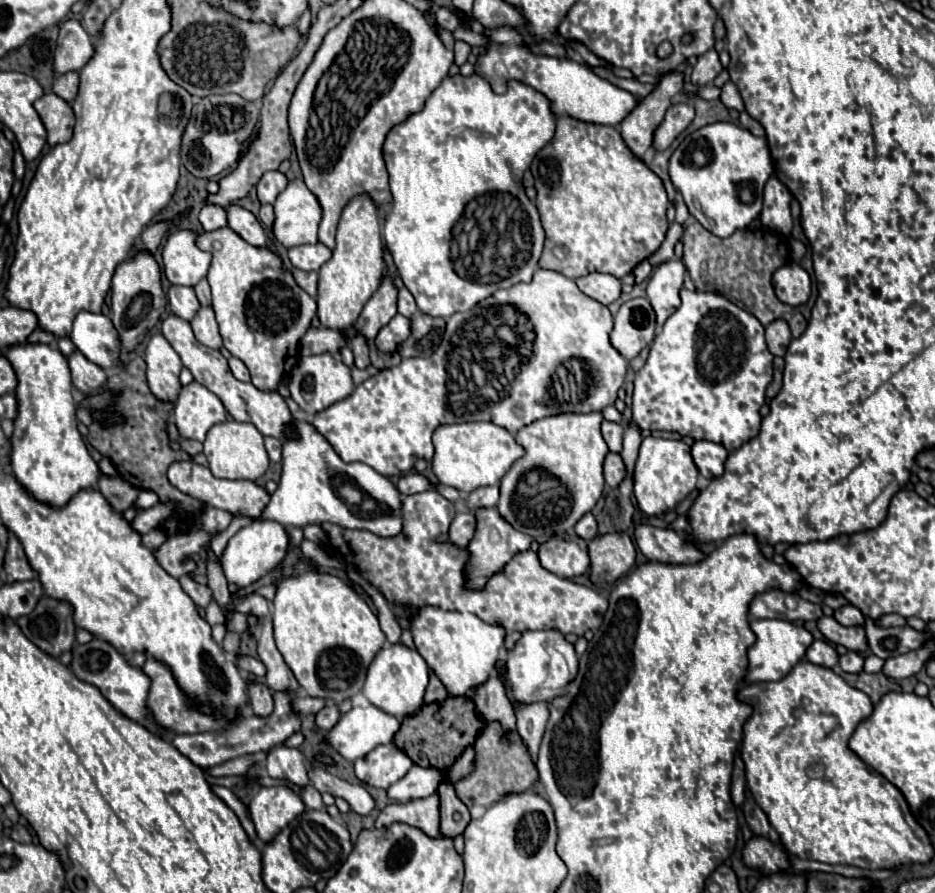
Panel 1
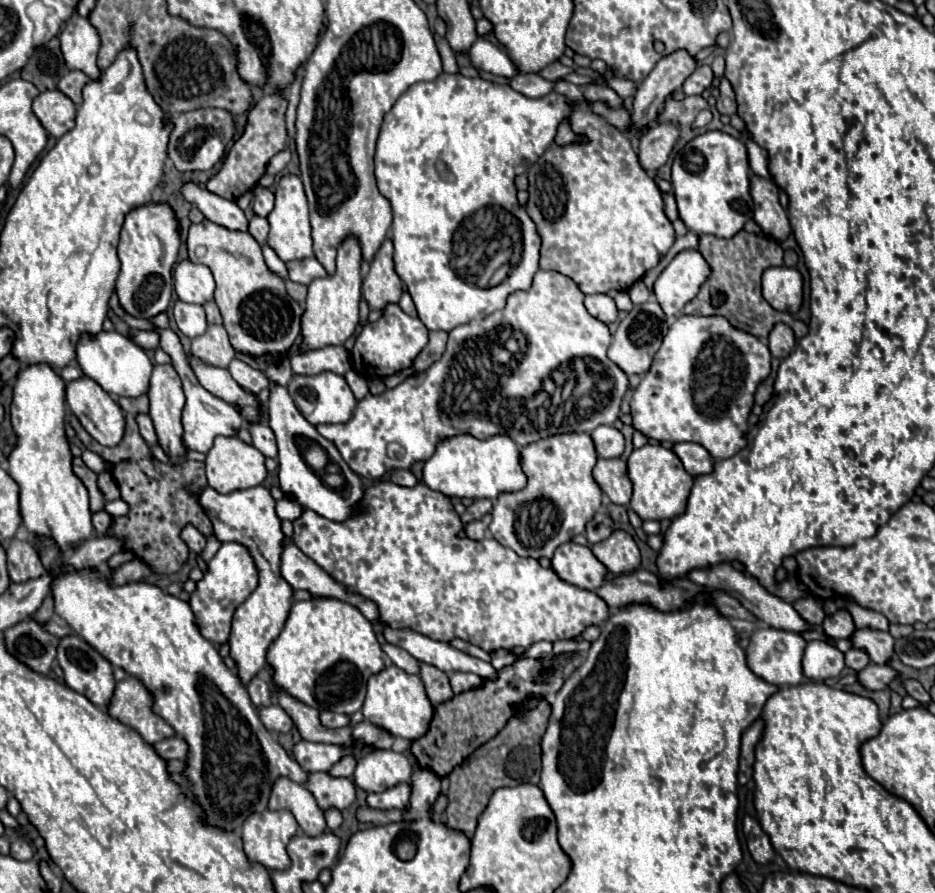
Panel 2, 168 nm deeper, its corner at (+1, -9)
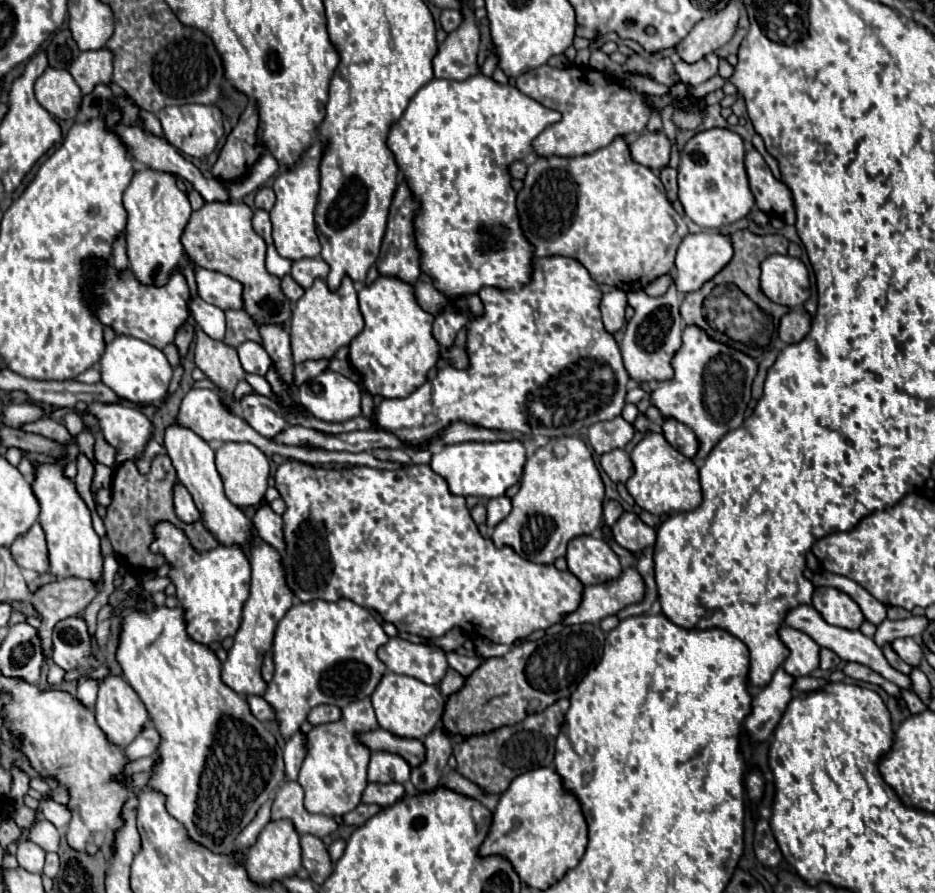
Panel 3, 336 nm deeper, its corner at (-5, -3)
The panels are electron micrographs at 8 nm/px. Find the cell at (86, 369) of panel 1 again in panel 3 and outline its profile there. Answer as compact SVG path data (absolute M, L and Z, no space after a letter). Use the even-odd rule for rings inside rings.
M94 402L88 412L100 420L104 438L116 448L116 464L138 458L150 438L154 436L154 424L136 408Z

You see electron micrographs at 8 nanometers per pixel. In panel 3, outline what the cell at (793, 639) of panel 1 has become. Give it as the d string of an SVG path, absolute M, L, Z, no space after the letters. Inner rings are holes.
M784 626L780 630L780 638L790 648L790 656L784 662L784 670L790 676L794 676L794 678L808 676L812 670L818 668L820 646L808 634L802 634L800 630Z

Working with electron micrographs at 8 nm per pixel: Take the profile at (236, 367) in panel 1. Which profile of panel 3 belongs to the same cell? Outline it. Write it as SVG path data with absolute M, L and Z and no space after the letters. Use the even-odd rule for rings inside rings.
M242 342L242 346L238 346L238 356L246 372L254 372L260 376L264 376L272 364L270 356L258 342Z

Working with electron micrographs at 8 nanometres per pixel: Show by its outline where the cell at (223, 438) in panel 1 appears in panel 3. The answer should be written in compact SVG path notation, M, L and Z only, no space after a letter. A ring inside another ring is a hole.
M224 442L216 450L216 468L222 476L224 490L228 500L238 508L252 508L258 502L262 502L264 492L268 488L268 476L270 476L270 460L268 456L256 448L250 442Z

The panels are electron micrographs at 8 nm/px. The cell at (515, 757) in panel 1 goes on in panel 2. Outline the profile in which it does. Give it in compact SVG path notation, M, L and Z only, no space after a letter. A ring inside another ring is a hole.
M540 702L540 706L528 712L524 718L512 718L508 724L484 746L480 746L468 760L450 772L450 792L446 818L452 830L458 830L470 838L476 828L478 816L484 812L492 792L502 786L518 784L538 784L540 780L540 740L546 732L550 716L550 704Z

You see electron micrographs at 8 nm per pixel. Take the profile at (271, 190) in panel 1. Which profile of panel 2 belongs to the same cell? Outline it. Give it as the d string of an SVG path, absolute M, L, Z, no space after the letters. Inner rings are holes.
M256 186L254 198L252 198L252 208L258 216L268 216L274 208L274 194L264 186Z

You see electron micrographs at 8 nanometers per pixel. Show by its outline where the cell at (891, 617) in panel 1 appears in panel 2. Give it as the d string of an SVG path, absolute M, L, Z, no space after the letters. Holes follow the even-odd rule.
M846 600L846 606L848 606L848 612L850 612L852 618L854 618L856 628L872 628L872 630L888 632L890 622L888 622L886 616L882 616L882 614L878 614L878 612L874 612L874 610L860 608L860 606L856 606L852 600Z

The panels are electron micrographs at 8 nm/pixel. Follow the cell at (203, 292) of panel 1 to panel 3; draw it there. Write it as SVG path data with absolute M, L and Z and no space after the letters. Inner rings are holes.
M226 310L226 322L228 322L228 330L224 342L228 346L238 348L246 340L262 342L258 328L254 326L254 320L250 318L250 314L246 314L246 310Z

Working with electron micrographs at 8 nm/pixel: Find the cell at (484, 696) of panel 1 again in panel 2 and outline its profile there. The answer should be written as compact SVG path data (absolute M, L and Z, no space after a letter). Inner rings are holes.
M454 672L454 674L450 674L450 684L452 684L452 692L460 694L460 692L468 692L472 688L480 688L480 684L484 684L484 680L480 676L476 676L474 672Z

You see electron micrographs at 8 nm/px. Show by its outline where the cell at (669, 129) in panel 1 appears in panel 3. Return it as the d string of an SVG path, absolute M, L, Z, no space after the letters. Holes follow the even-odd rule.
M646 132L630 144L630 156L642 166L658 172L668 166L670 160L670 140L662 132Z

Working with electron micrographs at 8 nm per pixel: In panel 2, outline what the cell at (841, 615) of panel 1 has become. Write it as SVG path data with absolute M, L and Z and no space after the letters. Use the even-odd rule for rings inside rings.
M838 610L836 614L824 618L822 630L824 630L824 634L828 634L830 638L840 640L840 638L850 638L850 634L852 634L856 628L854 628L854 620L852 620L850 612L848 612L848 610Z

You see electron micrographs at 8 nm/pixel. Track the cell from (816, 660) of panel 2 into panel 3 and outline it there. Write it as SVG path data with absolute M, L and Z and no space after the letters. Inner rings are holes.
M822 648L822 652L820 652L820 668L822 668L822 670L832 670L832 668L836 668L840 662L842 662L842 660L840 660L832 650Z

